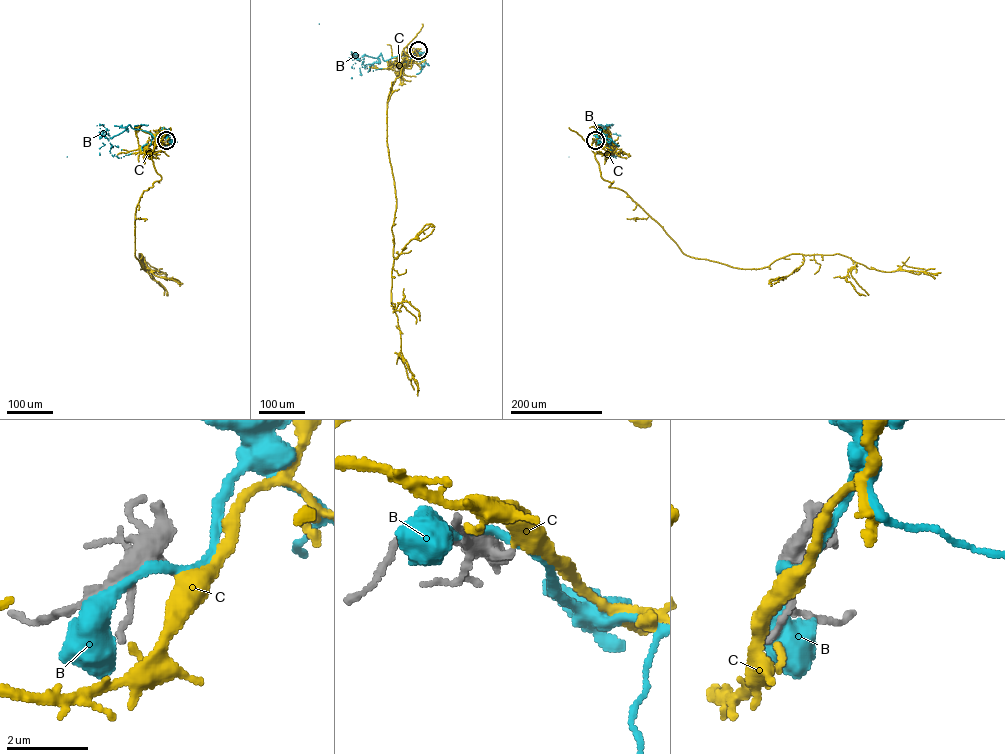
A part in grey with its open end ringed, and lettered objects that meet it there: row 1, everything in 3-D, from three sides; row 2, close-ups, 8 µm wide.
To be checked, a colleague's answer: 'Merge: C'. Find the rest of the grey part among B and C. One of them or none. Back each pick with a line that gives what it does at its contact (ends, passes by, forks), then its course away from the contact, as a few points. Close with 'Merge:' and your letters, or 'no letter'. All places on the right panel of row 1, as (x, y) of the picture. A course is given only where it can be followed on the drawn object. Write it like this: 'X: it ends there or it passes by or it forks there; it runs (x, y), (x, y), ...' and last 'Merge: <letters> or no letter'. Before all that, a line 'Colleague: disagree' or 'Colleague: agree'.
Colleague: agree
C: it passes by; it runs (595, 140), (609, 187), (687, 255), (757, 269), (792, 254), (838, 253), (881, 271), (940, 272)
Merge: C

